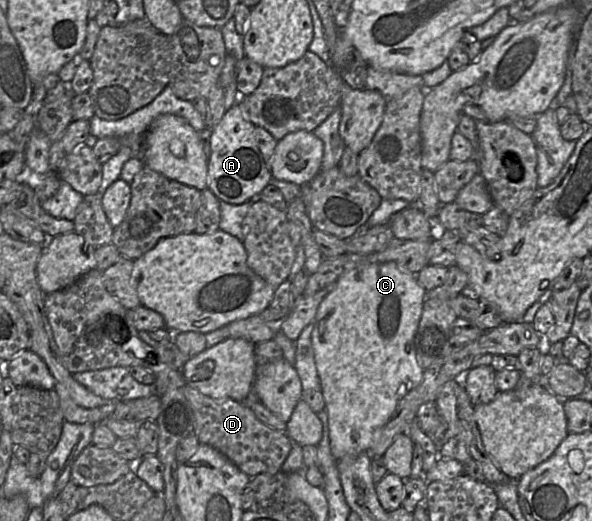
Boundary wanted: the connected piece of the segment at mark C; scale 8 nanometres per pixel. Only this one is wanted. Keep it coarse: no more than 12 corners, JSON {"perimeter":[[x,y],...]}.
{"perimeter":[[359,265],[312,346],[336,460],[371,453],[420,385],[426,291]]}

